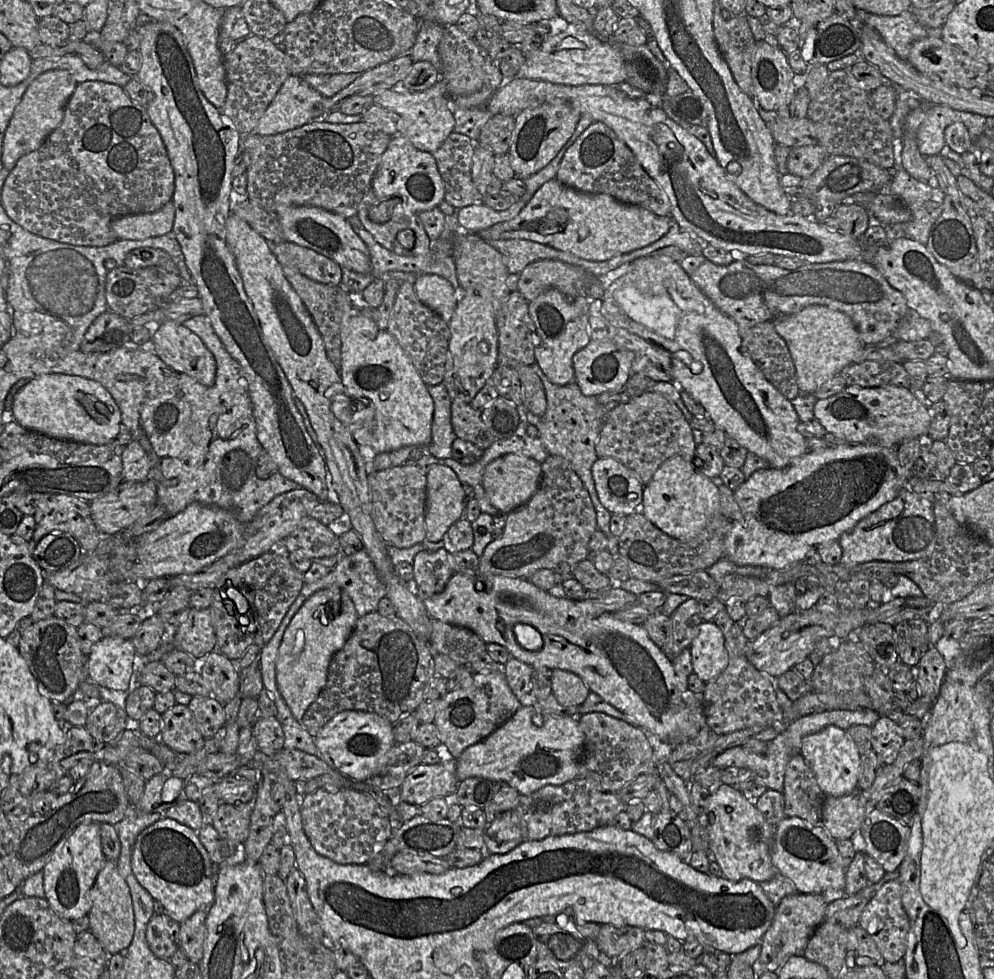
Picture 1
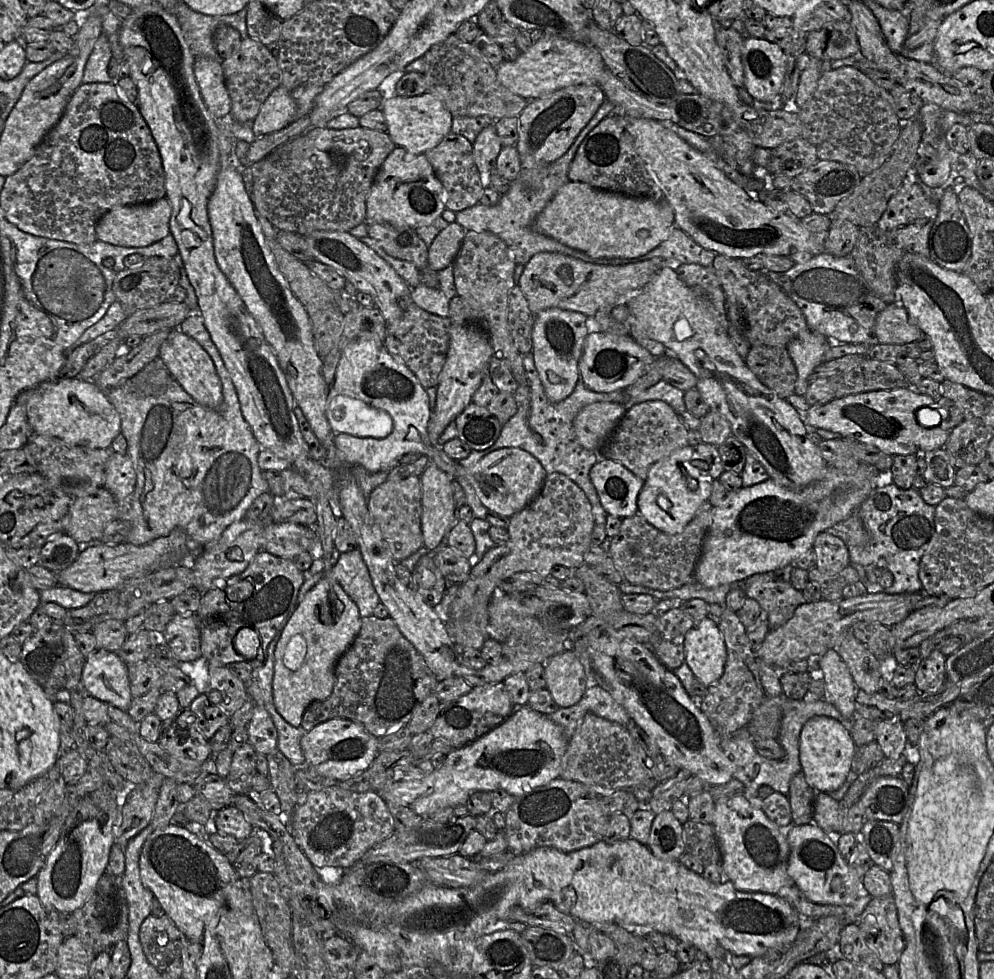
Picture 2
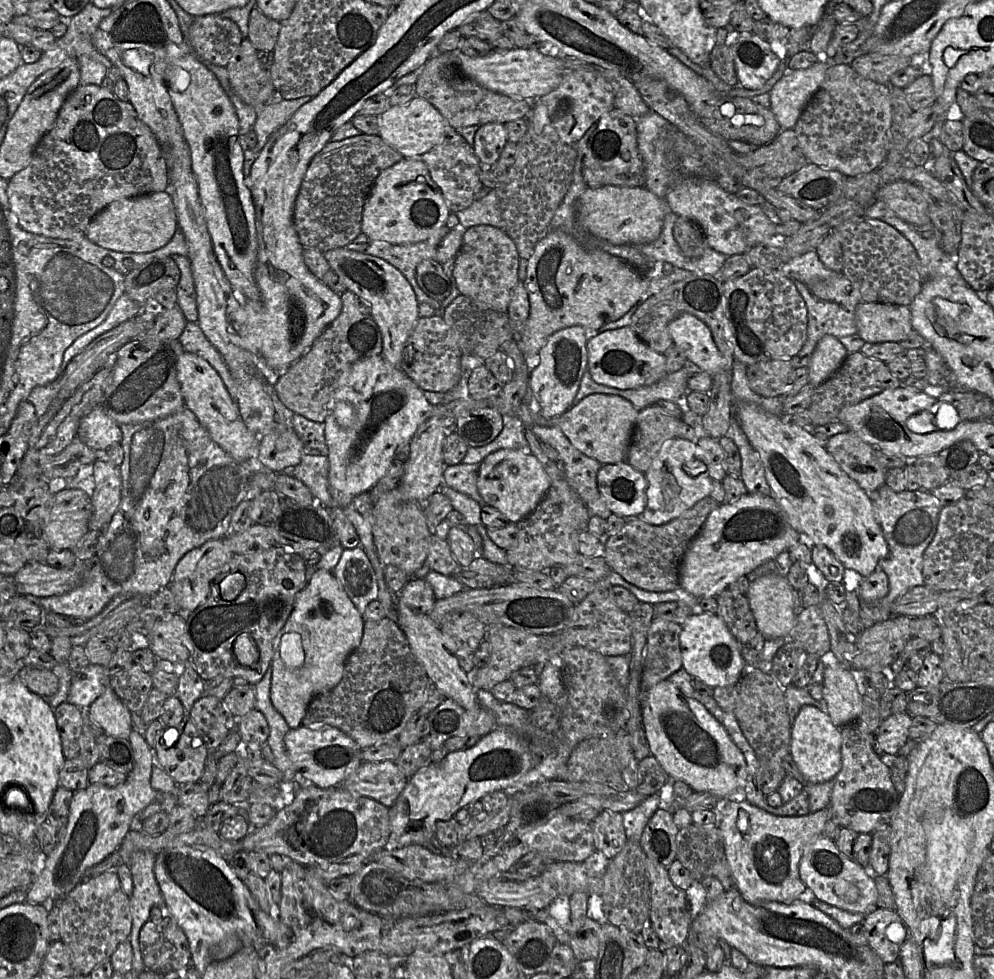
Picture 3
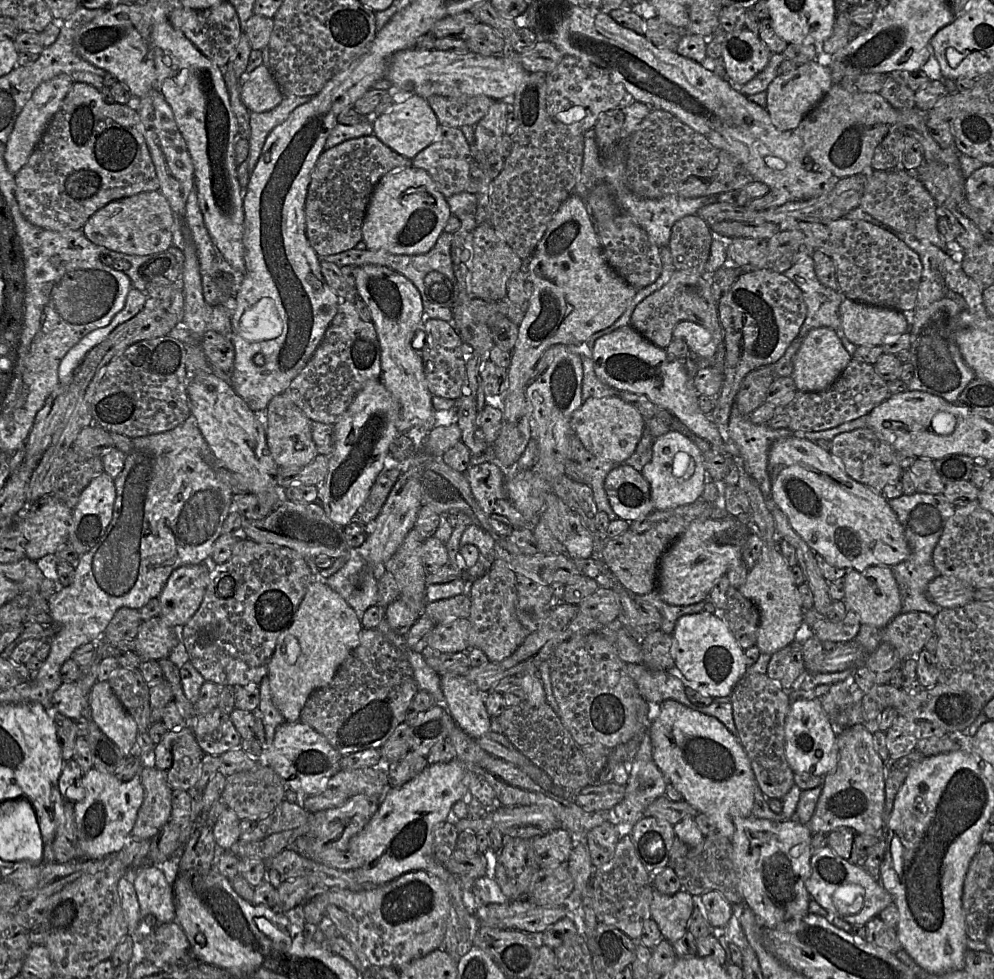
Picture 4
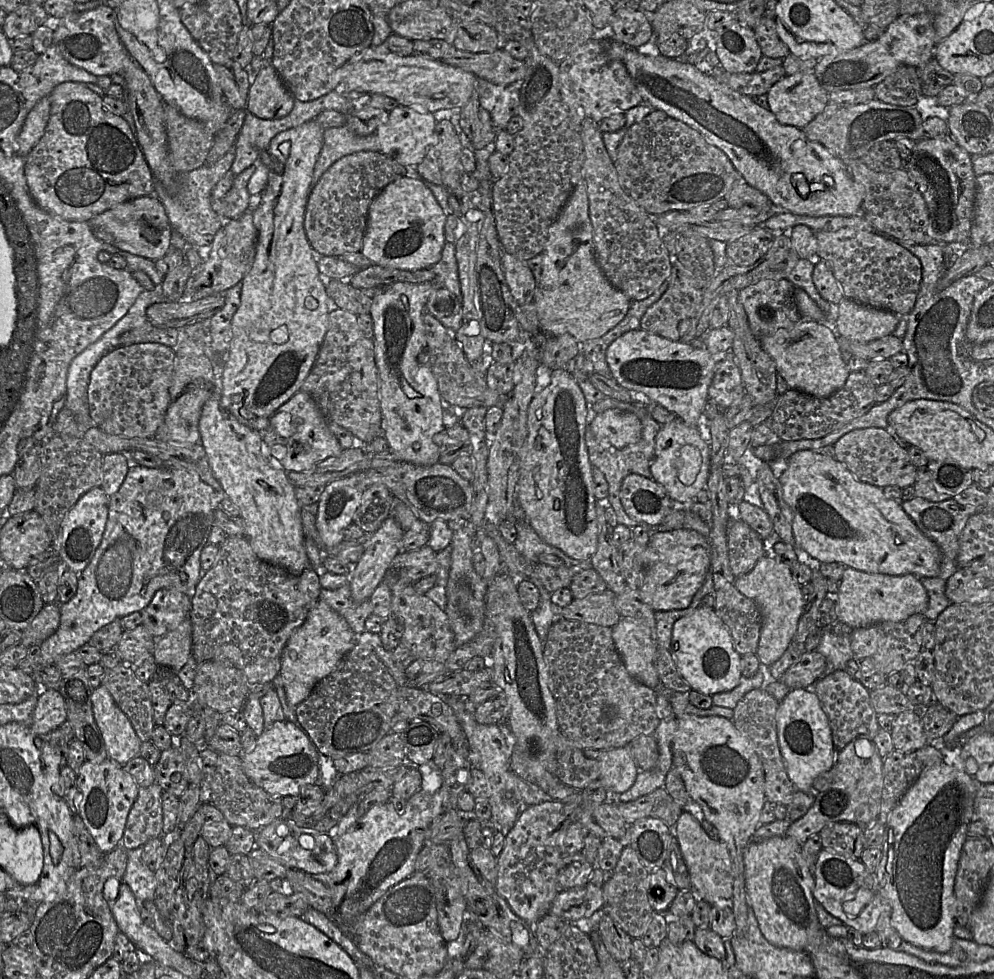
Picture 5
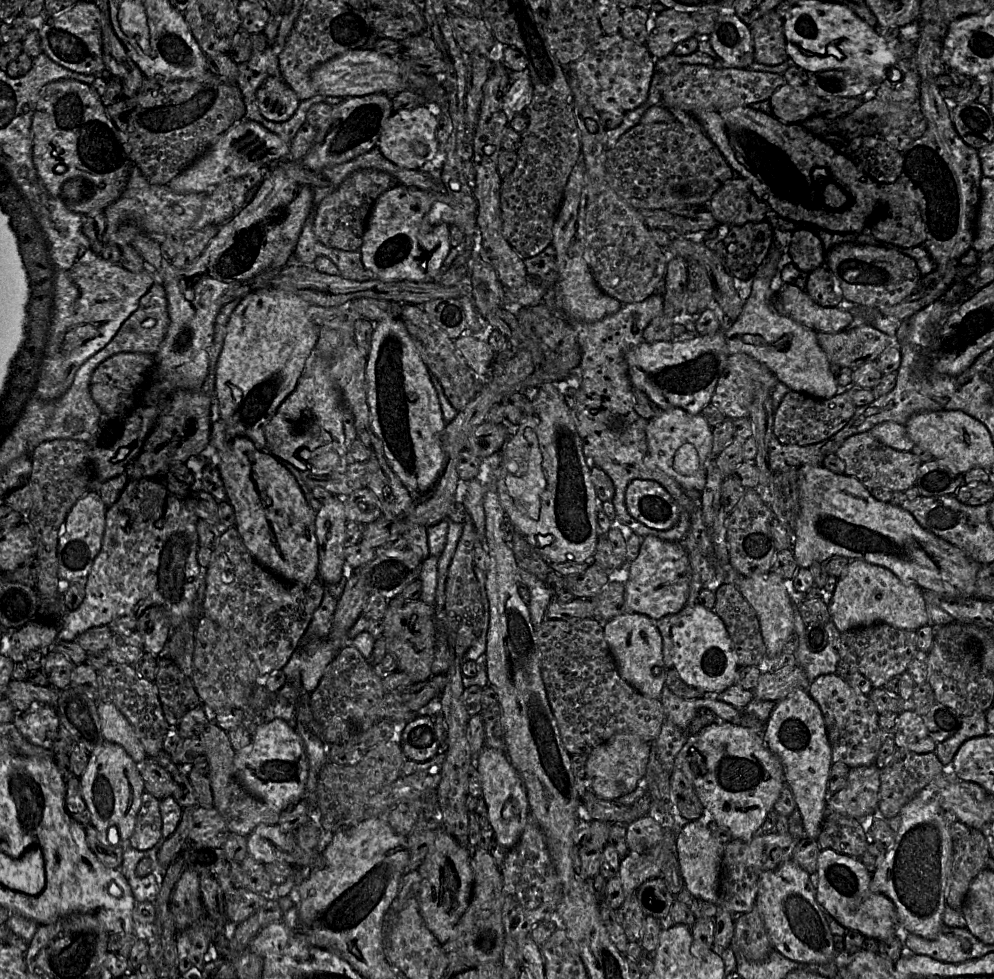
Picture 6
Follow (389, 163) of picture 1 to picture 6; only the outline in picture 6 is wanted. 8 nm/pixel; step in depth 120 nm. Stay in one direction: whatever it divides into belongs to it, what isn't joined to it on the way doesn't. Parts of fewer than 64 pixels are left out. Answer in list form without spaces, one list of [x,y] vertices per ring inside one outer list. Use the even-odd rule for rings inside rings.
[[[402,184],[394,186],[378,197],[370,213],[360,247],[363,265],[373,273],[373,279],[430,282],[439,278],[452,246],[449,225],[440,218],[434,220],[433,216],[428,216],[435,202],[434,193]]]

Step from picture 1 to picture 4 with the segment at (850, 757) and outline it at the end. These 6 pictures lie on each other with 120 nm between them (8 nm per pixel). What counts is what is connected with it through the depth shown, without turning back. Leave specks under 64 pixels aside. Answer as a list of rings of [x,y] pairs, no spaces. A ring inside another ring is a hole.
[[[817,698],[792,700],[784,725],[785,756],[793,773],[825,777],[838,763],[838,731]]]

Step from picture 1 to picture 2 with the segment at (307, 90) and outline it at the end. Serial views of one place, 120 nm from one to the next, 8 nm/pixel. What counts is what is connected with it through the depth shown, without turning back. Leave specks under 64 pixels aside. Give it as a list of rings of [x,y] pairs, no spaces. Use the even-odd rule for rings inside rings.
[[[280,85],[272,91],[251,122],[256,138],[277,132],[294,120],[296,101],[291,91]]]

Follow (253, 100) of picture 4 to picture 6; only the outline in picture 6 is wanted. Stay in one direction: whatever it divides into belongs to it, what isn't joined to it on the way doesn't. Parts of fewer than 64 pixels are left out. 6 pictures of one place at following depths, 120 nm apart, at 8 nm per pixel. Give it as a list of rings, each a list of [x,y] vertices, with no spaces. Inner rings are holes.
[[[277,76],[264,80],[257,89],[256,99],[260,114],[272,122],[287,121],[301,101],[287,83]]]

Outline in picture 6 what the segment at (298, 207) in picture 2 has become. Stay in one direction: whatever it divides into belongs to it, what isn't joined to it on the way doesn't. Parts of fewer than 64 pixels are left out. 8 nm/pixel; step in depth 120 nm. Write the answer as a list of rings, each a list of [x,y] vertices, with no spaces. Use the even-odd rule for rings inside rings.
[[[364,169],[349,175],[331,194],[325,197],[316,213],[313,230],[320,242],[344,251],[358,251],[373,205],[380,195],[398,185],[390,174]]]

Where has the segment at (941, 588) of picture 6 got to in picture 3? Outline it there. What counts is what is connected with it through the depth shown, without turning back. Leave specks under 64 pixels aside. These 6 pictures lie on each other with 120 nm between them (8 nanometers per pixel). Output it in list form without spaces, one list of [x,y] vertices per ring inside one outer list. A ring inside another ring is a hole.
[[[736,403],[734,416],[753,448],[759,454],[771,496],[787,517],[791,527],[800,534],[799,543],[826,546],[845,569],[852,569],[862,577],[870,576],[879,568],[879,561],[889,555],[889,547],[882,528],[875,518],[870,496],[838,465],[825,447],[820,445],[810,429],[800,427],[783,415],[768,414],[750,403]]]

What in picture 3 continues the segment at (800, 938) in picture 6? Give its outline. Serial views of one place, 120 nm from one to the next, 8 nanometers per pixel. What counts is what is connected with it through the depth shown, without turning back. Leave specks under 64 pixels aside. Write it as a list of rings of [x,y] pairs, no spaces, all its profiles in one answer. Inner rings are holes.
[[[738,795],[722,799],[713,811],[718,814],[726,859],[742,898],[751,905],[771,901],[790,904],[799,899],[806,890],[799,876],[799,863],[810,845],[822,835],[826,822],[832,819],[830,808],[801,817],[778,817]]]

